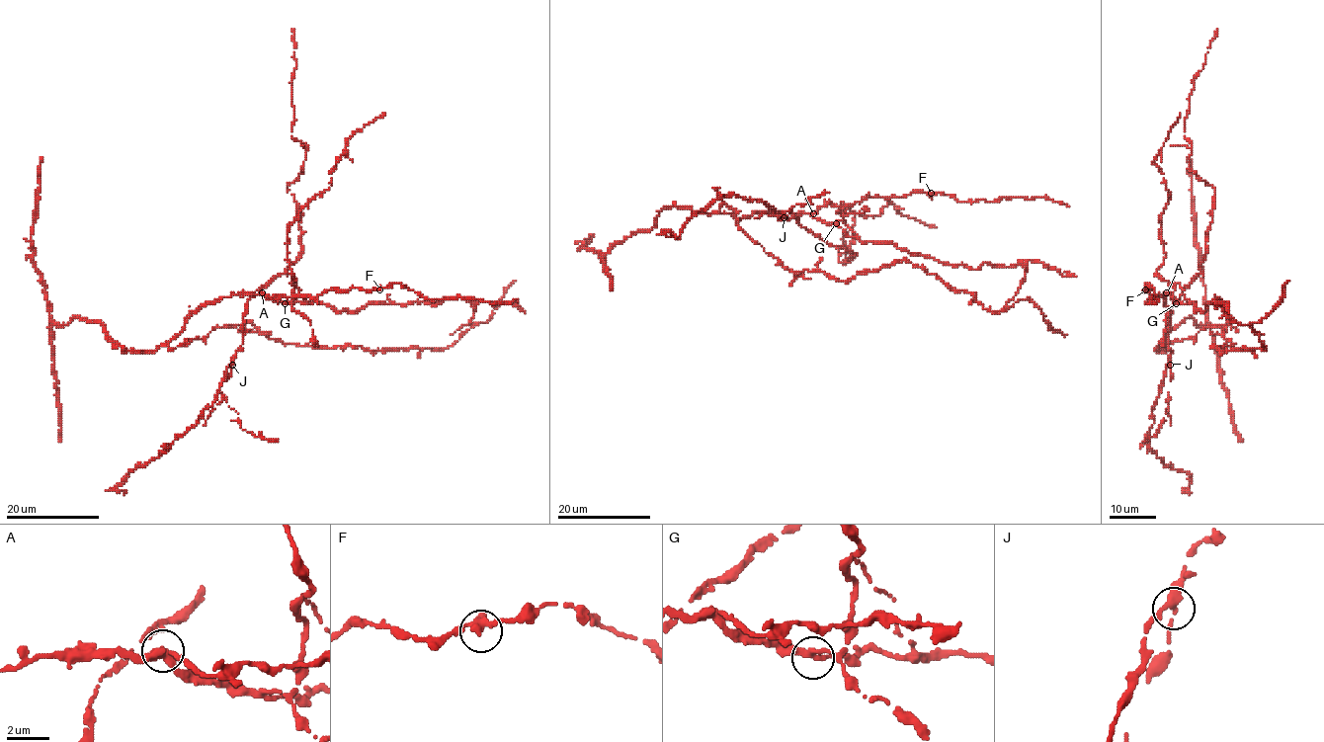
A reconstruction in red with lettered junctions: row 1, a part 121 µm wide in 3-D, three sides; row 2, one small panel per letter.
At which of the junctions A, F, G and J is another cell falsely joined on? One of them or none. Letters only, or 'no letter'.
J

